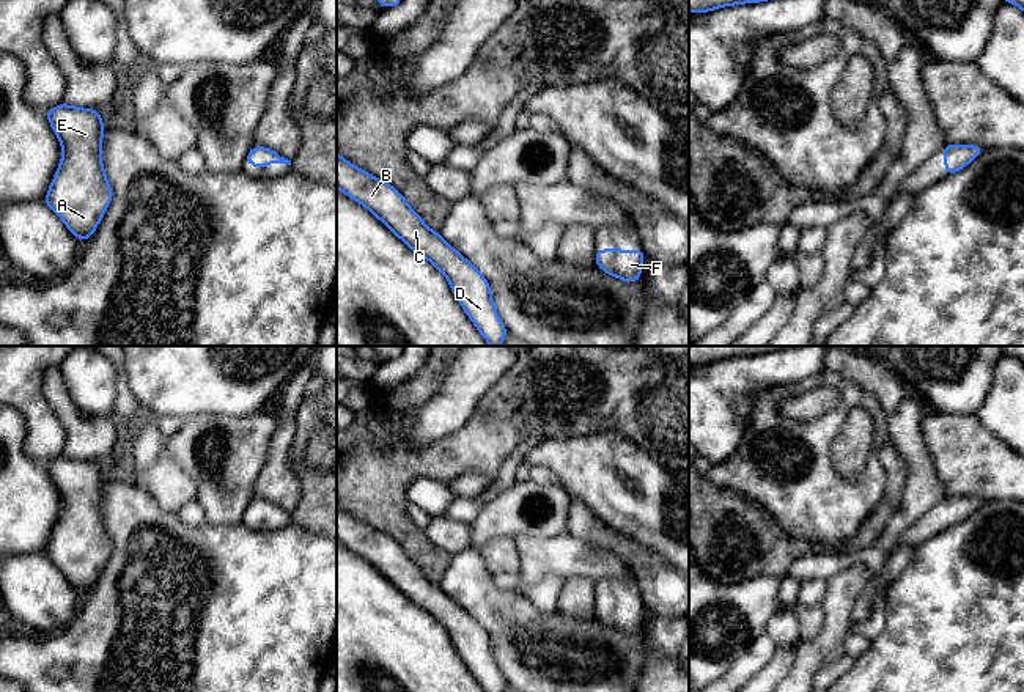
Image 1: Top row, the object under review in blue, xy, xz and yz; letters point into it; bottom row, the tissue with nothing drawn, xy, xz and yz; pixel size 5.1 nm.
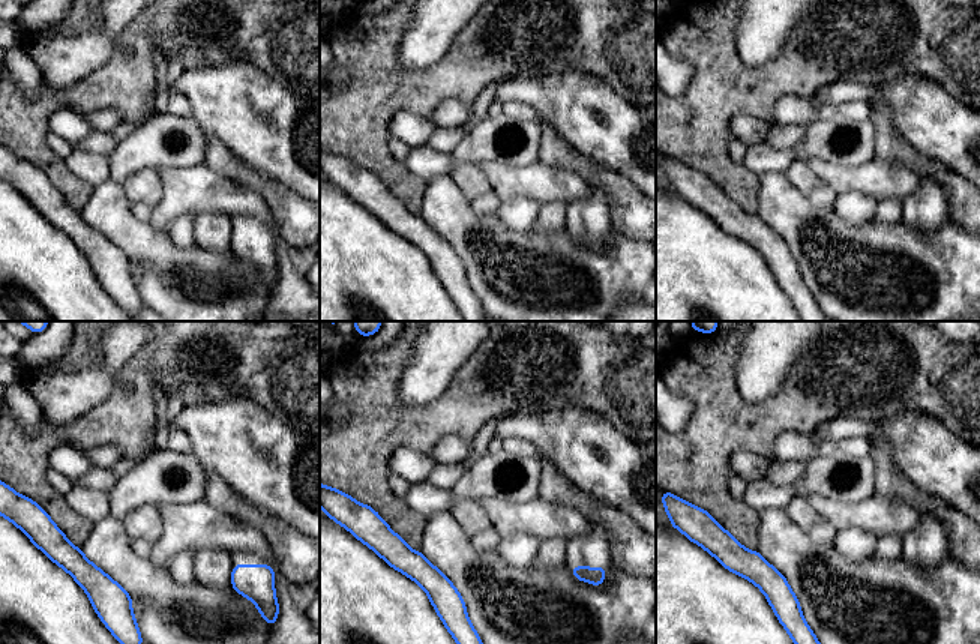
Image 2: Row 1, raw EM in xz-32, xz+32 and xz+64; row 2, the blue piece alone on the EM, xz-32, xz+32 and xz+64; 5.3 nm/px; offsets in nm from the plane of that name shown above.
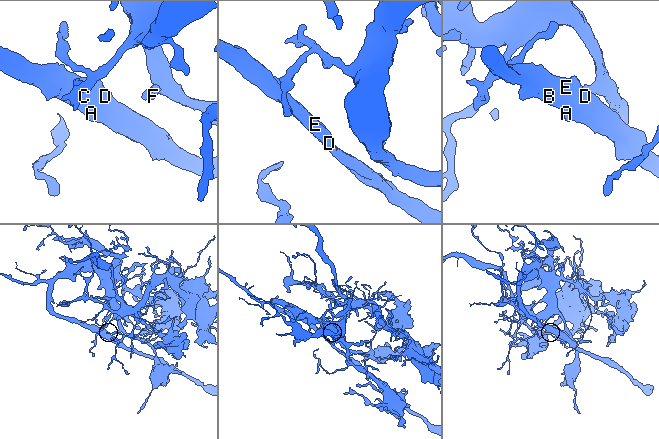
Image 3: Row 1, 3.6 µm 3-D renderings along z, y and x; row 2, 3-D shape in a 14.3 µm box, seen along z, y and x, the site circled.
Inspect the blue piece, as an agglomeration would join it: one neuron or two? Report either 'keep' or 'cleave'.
keep

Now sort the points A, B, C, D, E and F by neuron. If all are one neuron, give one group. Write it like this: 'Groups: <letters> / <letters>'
Groups: A B C D E F

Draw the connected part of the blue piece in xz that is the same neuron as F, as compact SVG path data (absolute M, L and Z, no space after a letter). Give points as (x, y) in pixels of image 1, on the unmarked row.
M606 601L595 604L595 612L601 623L629 635L635 635L642 629L643 609L643 601Z

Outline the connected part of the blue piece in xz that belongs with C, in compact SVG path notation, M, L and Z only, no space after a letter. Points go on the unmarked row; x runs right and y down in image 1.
M337 505L337 541L363 557L409 601L447 629L455 650L484 692L503 692L508 687L492 654L488 632L434 585L393 538L376 532Z

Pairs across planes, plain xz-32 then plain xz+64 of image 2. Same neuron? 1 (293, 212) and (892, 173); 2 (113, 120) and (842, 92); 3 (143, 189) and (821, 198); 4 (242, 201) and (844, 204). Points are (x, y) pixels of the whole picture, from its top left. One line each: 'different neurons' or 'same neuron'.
1: different neurons
2: same neuron
3: different neurons
4: different neurons

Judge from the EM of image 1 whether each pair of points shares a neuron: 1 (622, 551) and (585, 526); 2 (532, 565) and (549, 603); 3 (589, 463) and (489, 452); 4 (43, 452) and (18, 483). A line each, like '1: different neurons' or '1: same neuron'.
1: same neuron
2: different neurons
3: different neurons
4: different neurons

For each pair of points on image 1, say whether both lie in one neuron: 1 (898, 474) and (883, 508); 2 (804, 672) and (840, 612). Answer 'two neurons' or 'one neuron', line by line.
1: one neuron
2: one neuron

